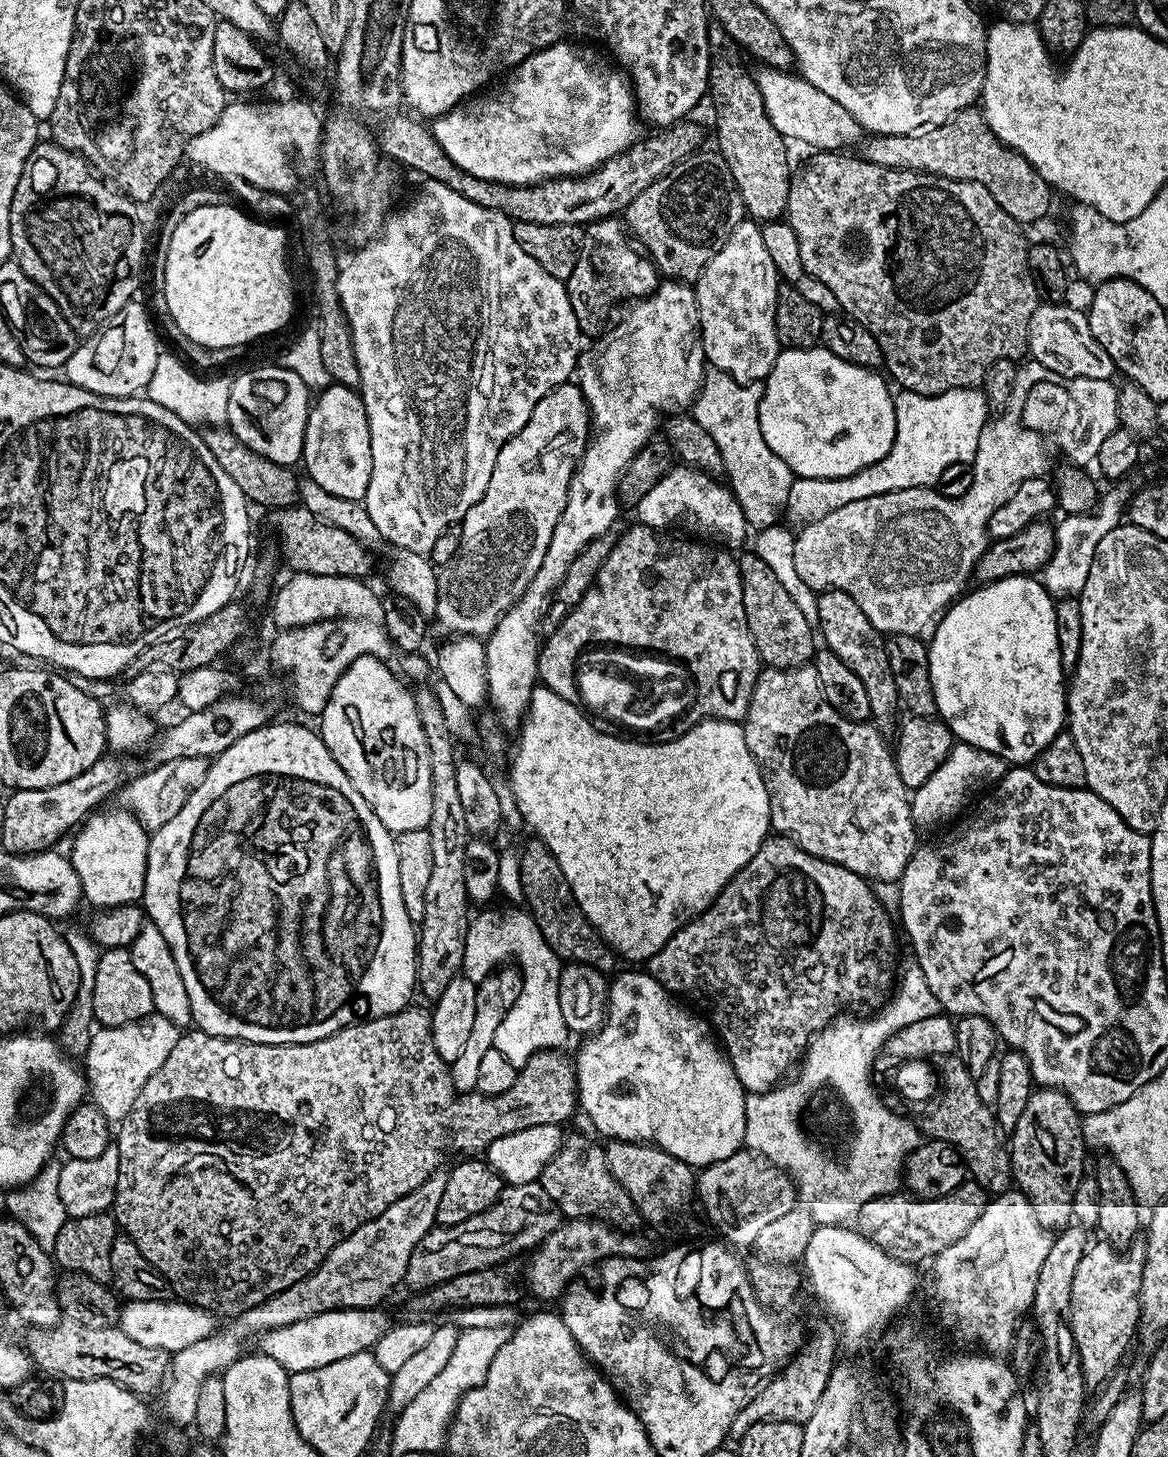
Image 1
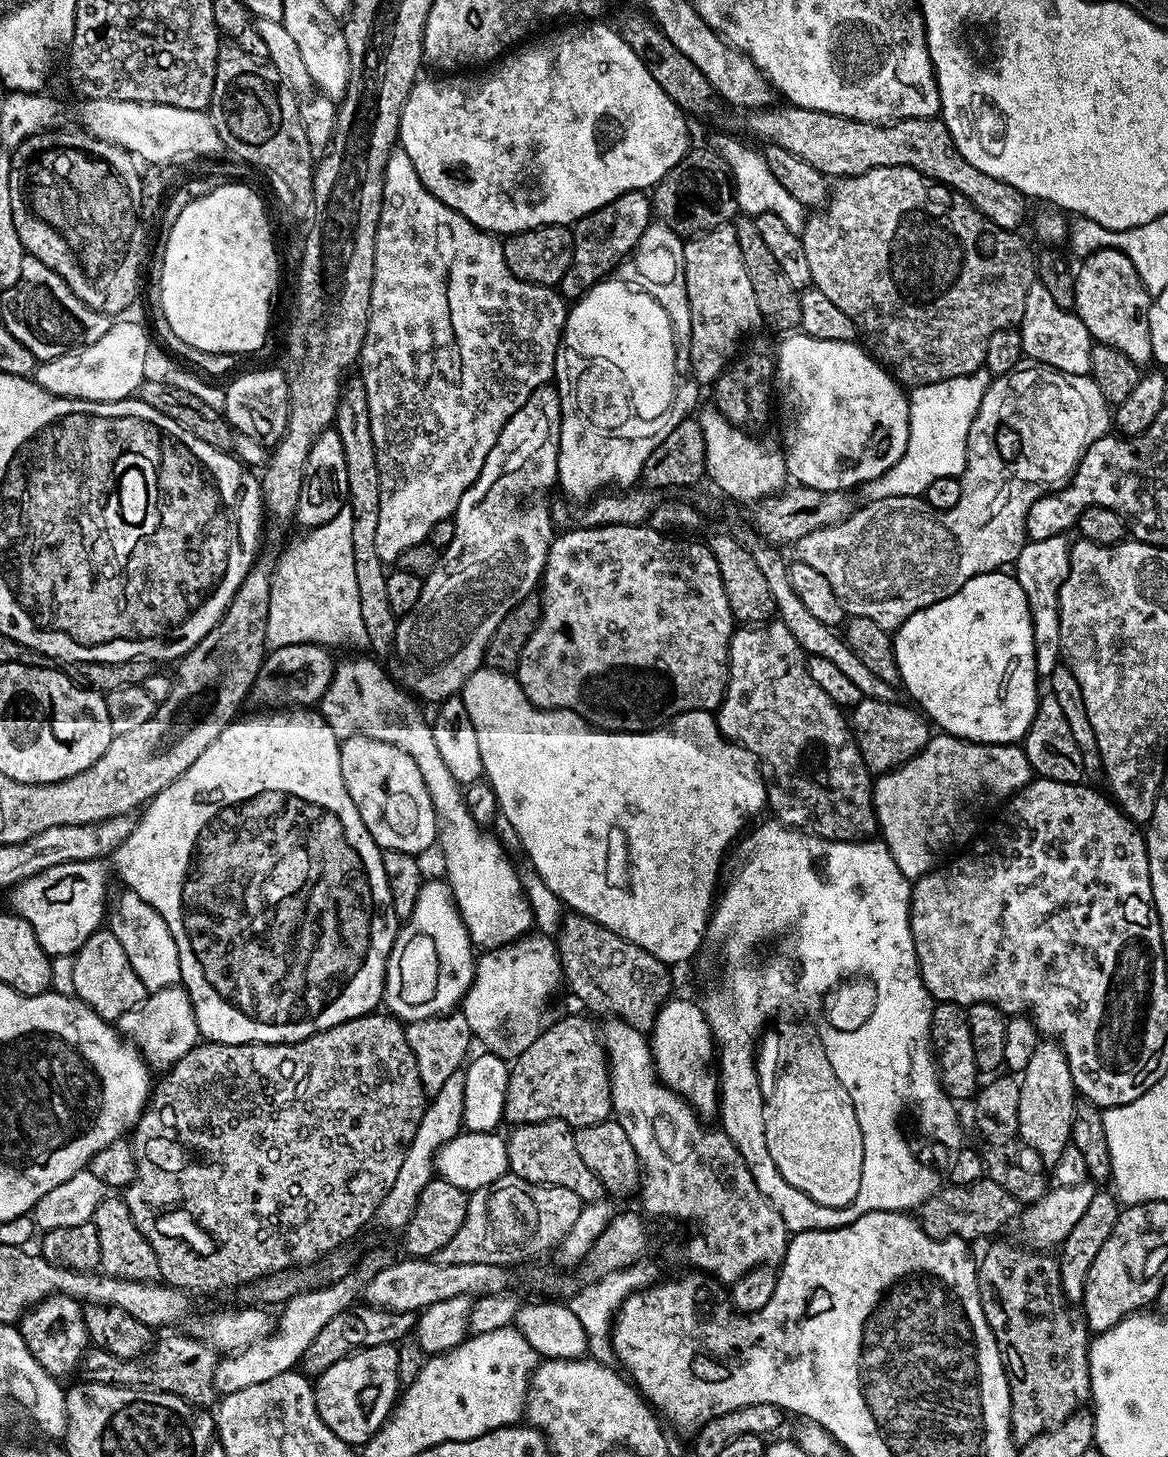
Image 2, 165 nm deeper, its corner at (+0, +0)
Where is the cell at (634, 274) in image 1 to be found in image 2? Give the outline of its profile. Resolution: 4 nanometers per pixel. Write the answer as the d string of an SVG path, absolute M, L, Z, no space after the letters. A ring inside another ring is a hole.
M647 191L627 192L614 202L606 202L598 210L586 214L571 225L572 261L558 288L569 301L575 302L595 284L604 279L616 265L627 260L636 251L642 234L653 223L652 201Z

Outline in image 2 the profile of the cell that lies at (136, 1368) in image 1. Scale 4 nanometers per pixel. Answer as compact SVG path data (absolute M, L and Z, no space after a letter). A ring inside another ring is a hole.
M164 1334L164 1336L153 1343L150 1351L143 1357L135 1360L123 1360L114 1354L110 1354L106 1350L93 1347L84 1353L82 1361L82 1372L88 1375L87 1379L93 1384L122 1384L125 1386L143 1386L145 1389L154 1392L165 1392L166 1394L174 1394L178 1398L182 1398L186 1403L193 1406L208 1406L204 1404L215 1405L218 1400L218 1393L215 1388L214 1374L218 1361L218 1353L215 1348L211 1348L206 1342L196 1340L190 1335L181 1334L181 1336L168 1336L172 1334Z

